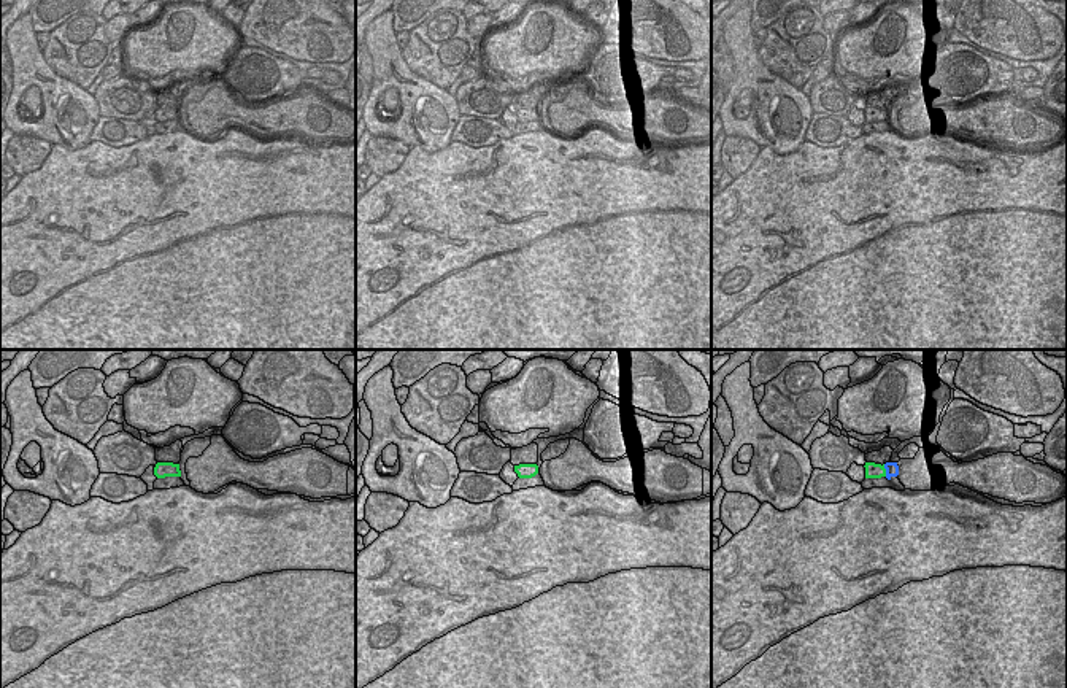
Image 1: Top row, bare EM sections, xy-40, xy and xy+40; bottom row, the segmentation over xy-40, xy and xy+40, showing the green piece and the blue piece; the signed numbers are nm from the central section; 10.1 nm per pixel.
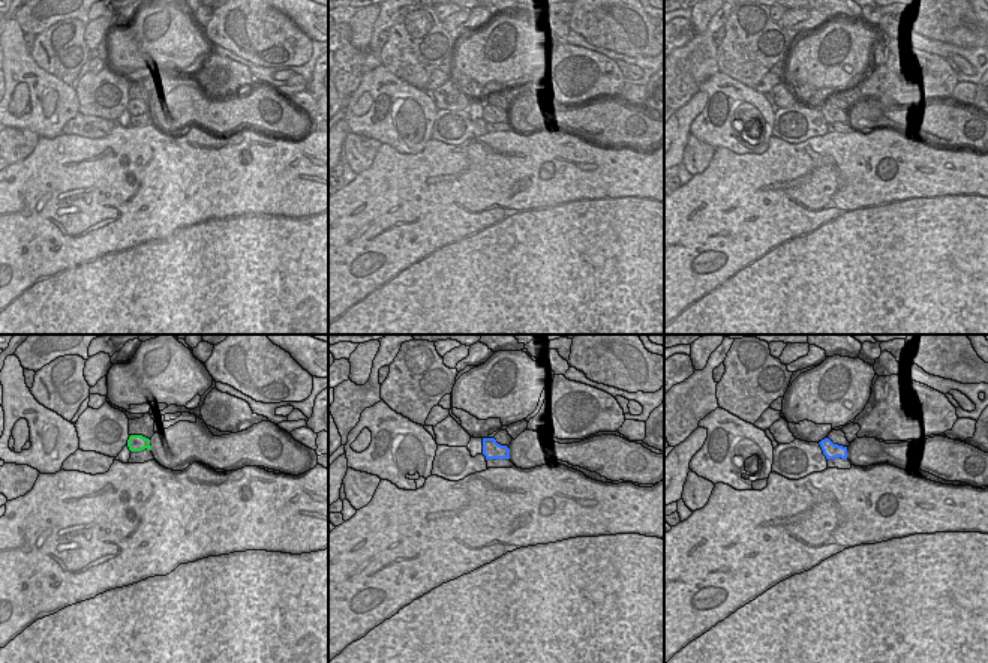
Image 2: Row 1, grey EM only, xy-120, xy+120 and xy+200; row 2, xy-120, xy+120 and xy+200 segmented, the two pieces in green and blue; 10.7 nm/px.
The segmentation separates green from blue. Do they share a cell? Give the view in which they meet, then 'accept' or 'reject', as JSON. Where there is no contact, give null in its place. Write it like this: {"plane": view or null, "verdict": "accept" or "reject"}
{"plane": "xy+40", "verdict": "accept"}

